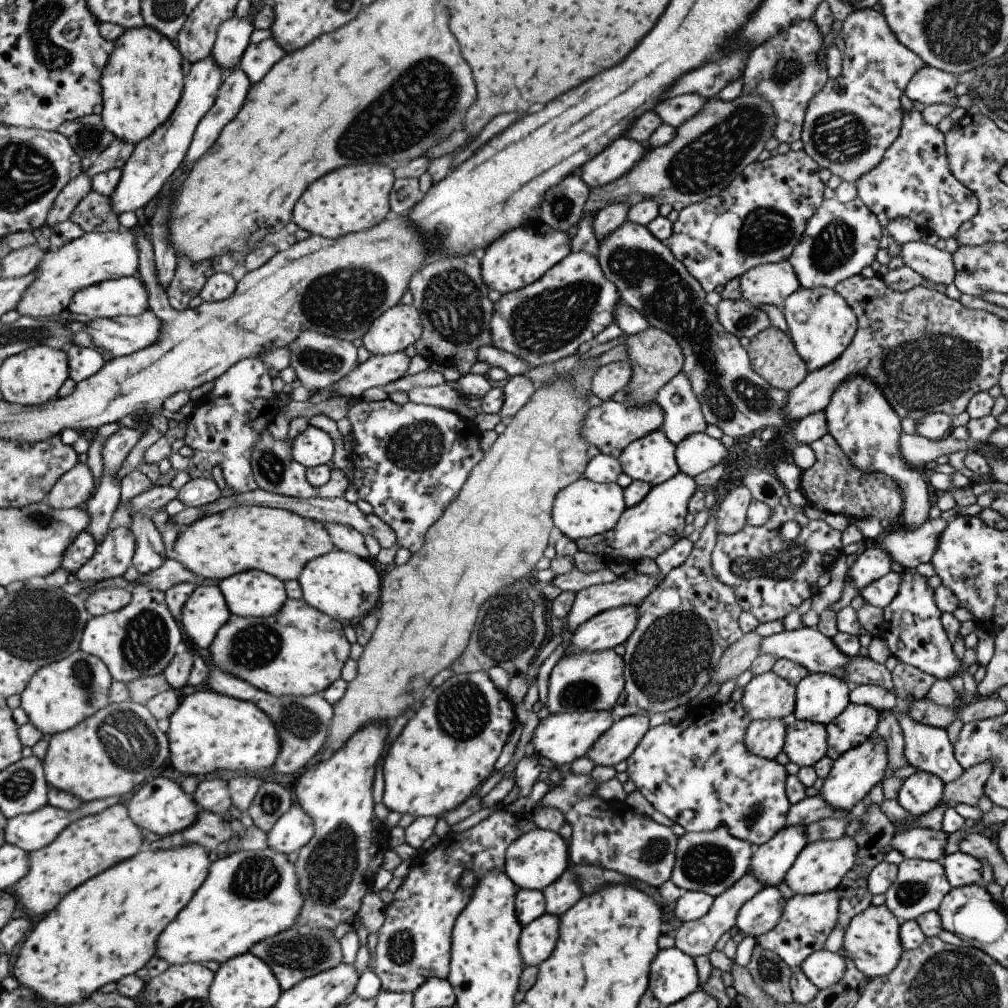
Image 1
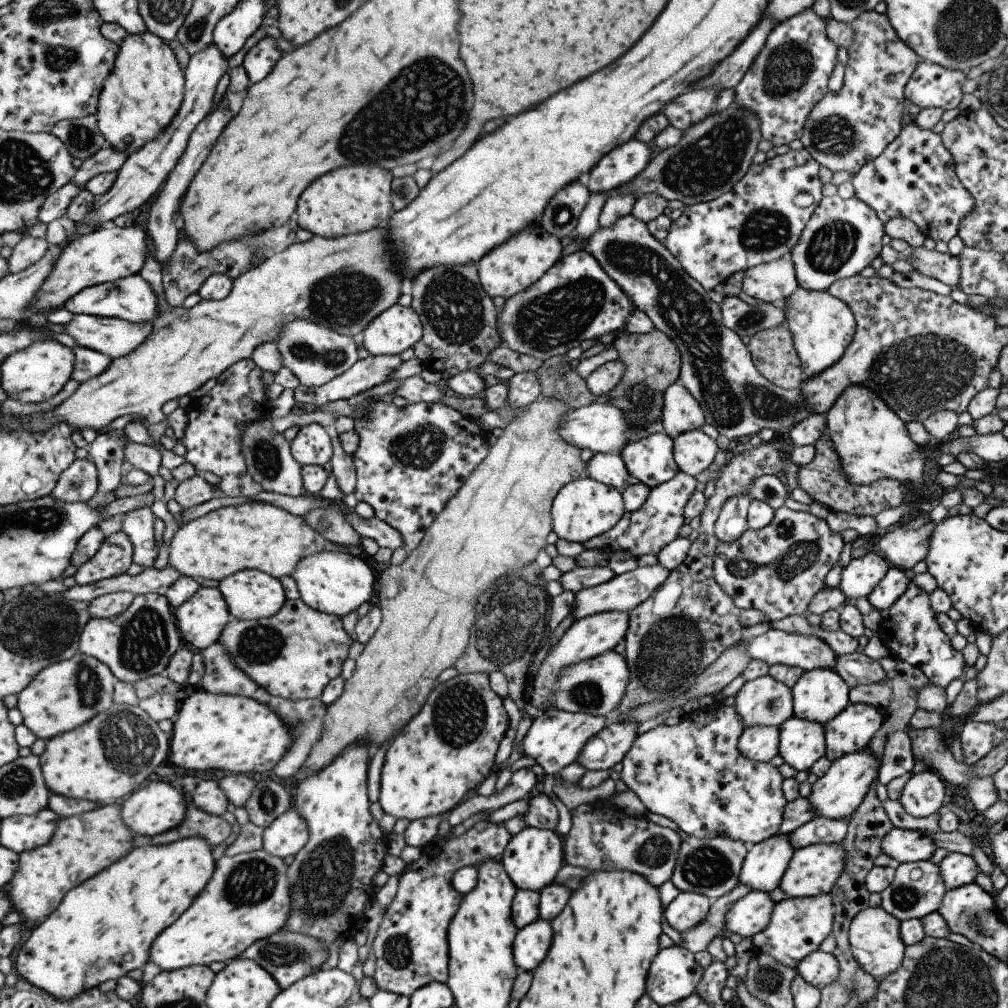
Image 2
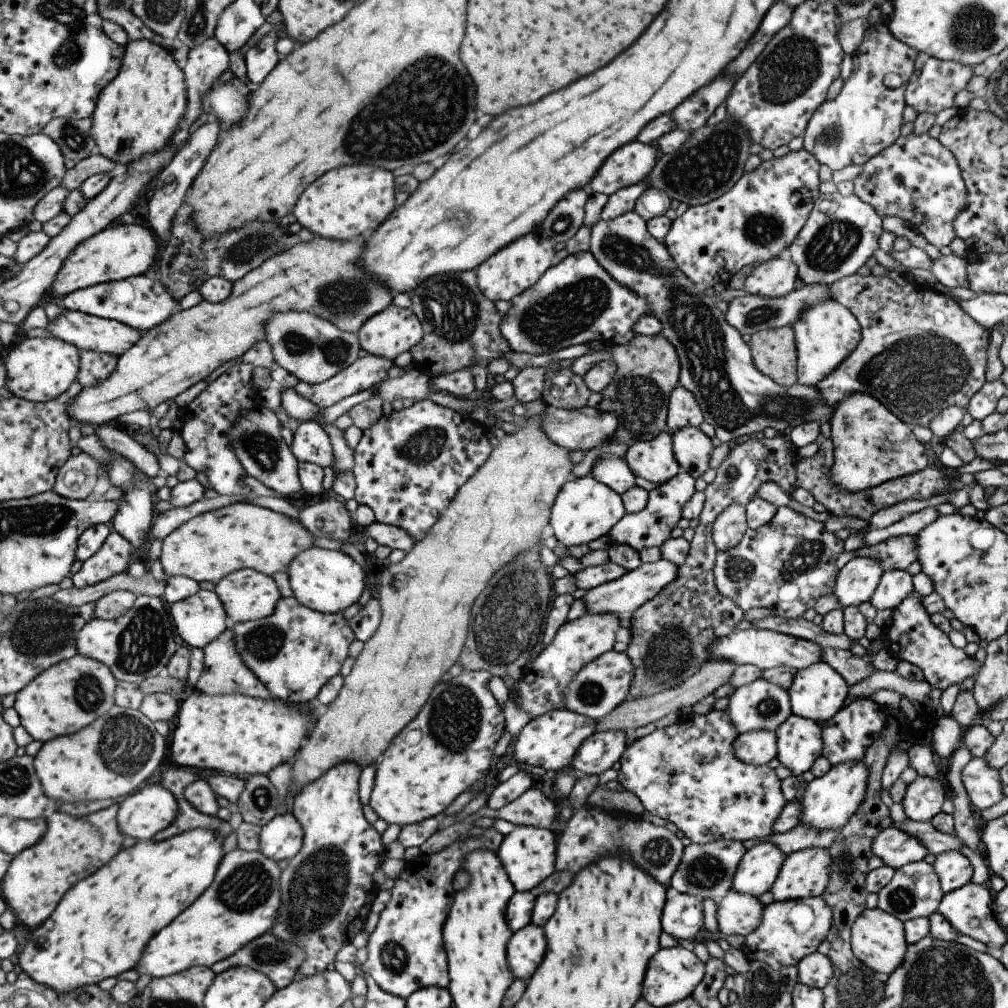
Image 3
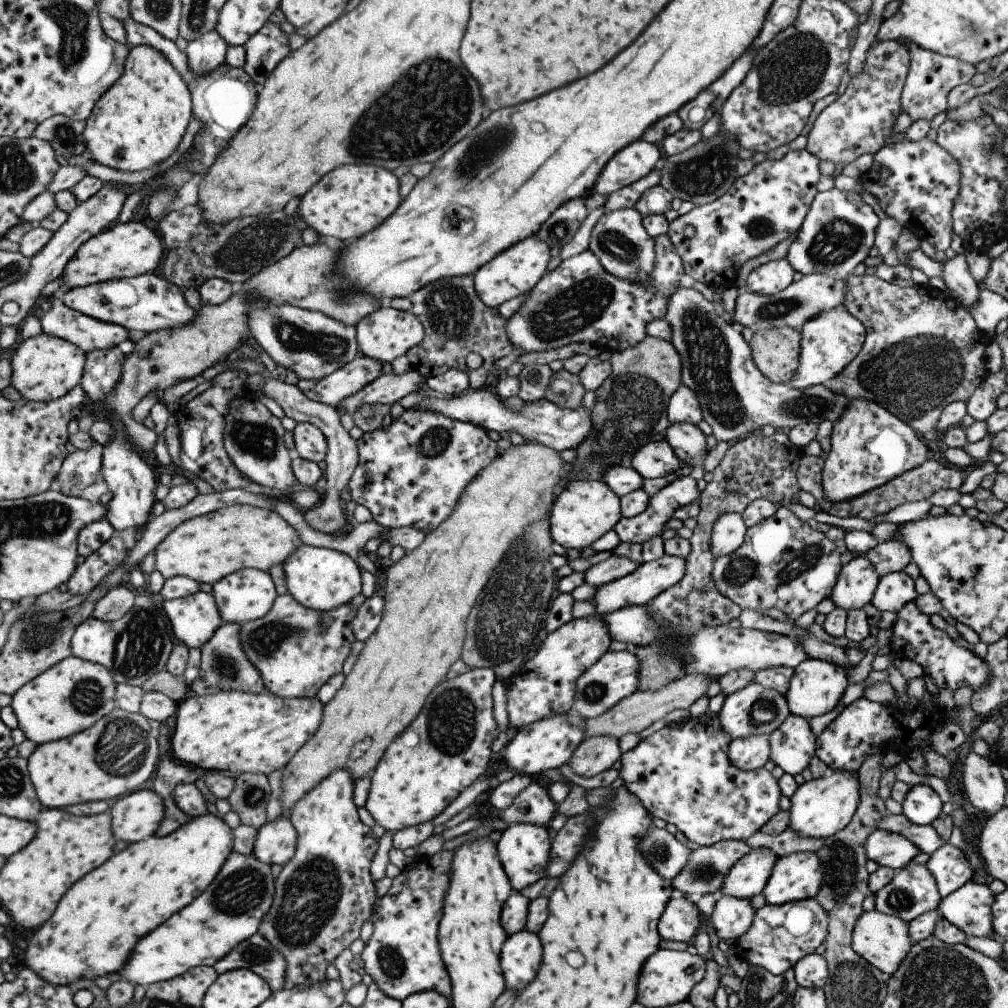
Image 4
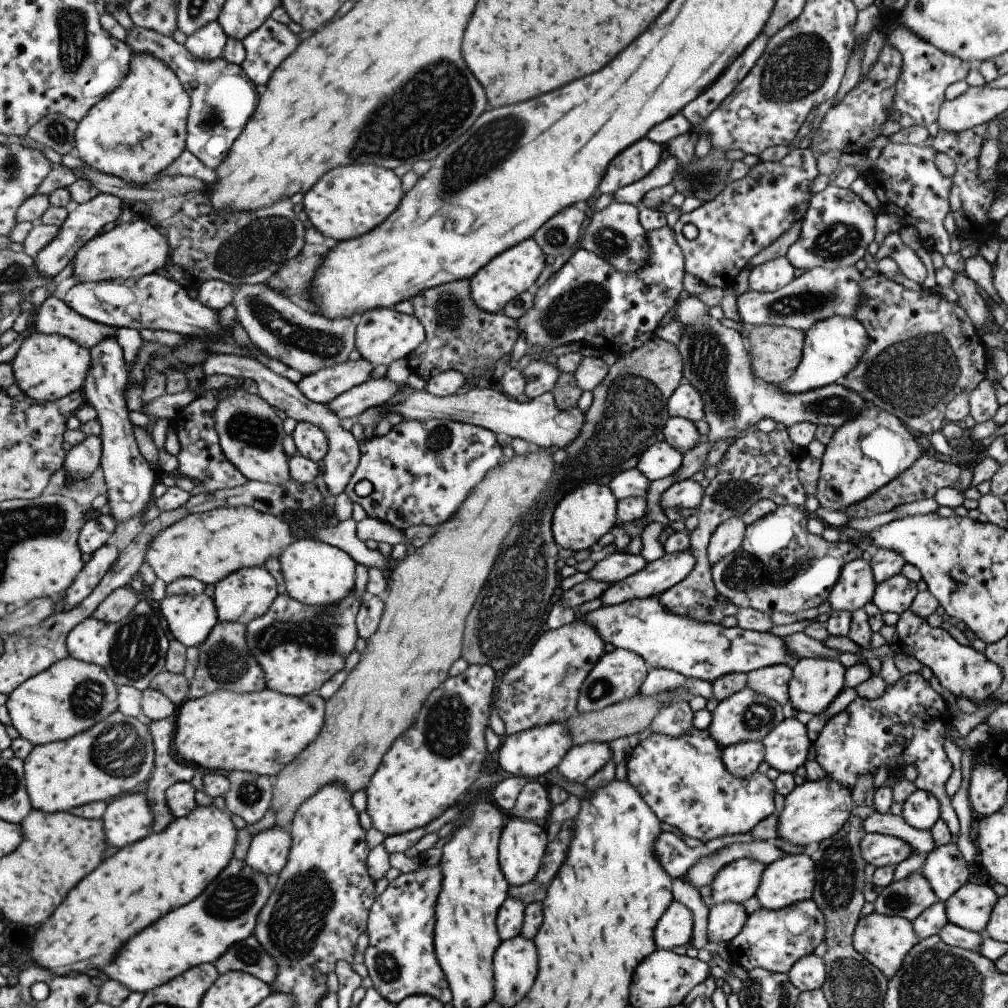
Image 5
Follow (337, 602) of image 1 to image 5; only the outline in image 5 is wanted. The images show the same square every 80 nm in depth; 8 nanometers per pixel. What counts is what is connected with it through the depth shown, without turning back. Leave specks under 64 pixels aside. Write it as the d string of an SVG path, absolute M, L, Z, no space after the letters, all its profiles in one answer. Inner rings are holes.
M299 539L280 556L285 593L306 605L332 605L346 599L357 582L357 562L343 549L317 539Z

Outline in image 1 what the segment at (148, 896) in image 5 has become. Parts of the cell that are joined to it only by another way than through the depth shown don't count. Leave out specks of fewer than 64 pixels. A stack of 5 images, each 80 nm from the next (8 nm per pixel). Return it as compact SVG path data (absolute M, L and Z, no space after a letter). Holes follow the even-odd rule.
M201 845L156 851L150 846L143 848L131 860L89 880L83 888L72 890L57 910L38 922L20 949L12 976L25 987L28 996L39 998L47 1005L61 1006L81 1004L105 984L118 983L123 977L134 975L157 955L159 937L205 884L212 866L209 853Z

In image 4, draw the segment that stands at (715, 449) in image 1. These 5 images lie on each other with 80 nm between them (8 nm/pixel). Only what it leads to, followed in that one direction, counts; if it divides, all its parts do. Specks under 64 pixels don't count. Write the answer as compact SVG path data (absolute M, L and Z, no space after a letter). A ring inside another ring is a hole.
M689 423L669 424L663 438L674 450L681 465L691 466L690 474L694 481L704 473L704 456L707 452L705 435L697 425Z

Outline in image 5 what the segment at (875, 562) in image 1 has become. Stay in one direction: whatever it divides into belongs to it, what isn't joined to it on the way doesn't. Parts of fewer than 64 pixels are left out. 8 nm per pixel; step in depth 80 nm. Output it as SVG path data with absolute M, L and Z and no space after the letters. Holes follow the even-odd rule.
M867 557L853 559L840 568L839 576L829 589L826 600L833 611L852 613L872 599L875 587Z

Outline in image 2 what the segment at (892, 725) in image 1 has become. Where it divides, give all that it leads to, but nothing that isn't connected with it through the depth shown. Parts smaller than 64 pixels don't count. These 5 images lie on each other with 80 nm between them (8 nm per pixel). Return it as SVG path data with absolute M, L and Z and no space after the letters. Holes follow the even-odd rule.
M896 730L884 738L884 749L876 780L886 785L890 780L909 773L914 758L910 751L909 737L905 730Z

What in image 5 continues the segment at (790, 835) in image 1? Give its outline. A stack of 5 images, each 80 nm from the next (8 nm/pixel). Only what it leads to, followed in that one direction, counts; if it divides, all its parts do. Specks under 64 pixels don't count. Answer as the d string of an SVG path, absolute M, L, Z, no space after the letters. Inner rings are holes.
M748 858L731 861L720 868L710 884L713 905L742 903L754 896L764 868L763 863Z

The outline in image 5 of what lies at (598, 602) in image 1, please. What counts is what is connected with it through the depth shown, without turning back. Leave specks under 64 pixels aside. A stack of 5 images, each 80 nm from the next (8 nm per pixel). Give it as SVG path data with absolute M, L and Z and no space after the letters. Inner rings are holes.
M690 548L673 554L665 553L657 560L645 563L639 572L611 583L599 596L602 606L613 606L631 599L657 596L671 588L693 568L694 556Z

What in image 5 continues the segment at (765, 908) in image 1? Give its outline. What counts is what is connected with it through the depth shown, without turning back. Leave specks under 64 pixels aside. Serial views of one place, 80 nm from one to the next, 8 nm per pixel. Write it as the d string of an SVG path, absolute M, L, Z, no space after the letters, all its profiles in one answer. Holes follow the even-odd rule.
M719 903L708 908L706 935L708 942L728 943L743 928L748 914L741 903Z

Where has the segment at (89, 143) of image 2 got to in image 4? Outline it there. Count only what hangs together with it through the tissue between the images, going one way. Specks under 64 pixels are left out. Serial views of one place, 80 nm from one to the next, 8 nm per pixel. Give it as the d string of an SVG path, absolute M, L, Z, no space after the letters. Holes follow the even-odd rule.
M55 115L44 120L34 135L43 140L51 141L57 153L65 159L79 156L79 154L87 156L88 146L84 135L86 126L86 121Z

